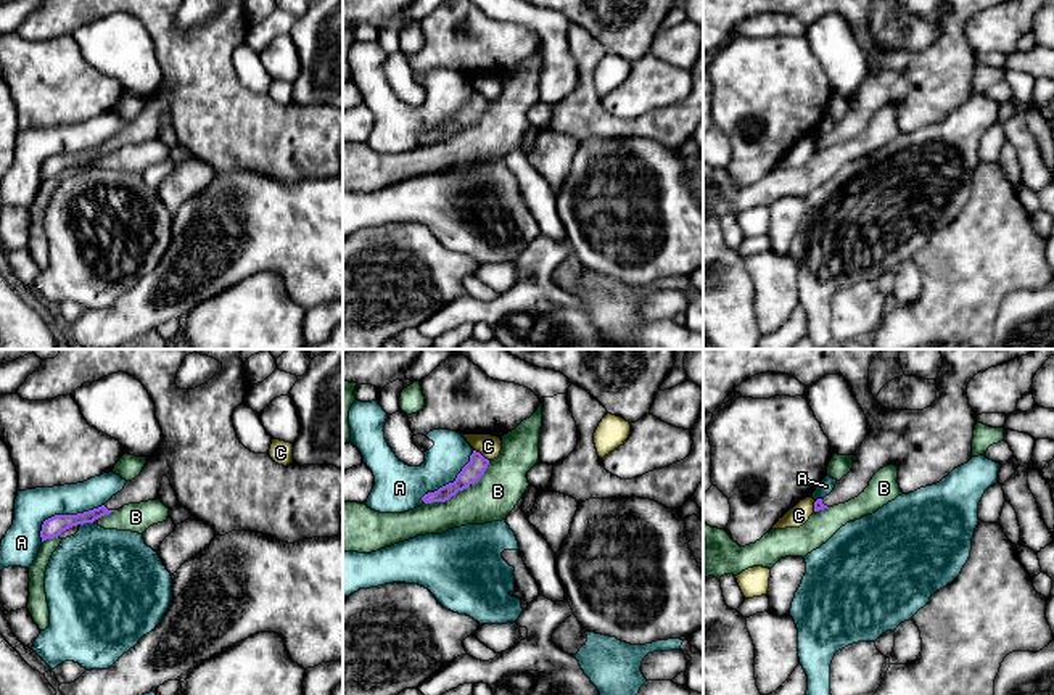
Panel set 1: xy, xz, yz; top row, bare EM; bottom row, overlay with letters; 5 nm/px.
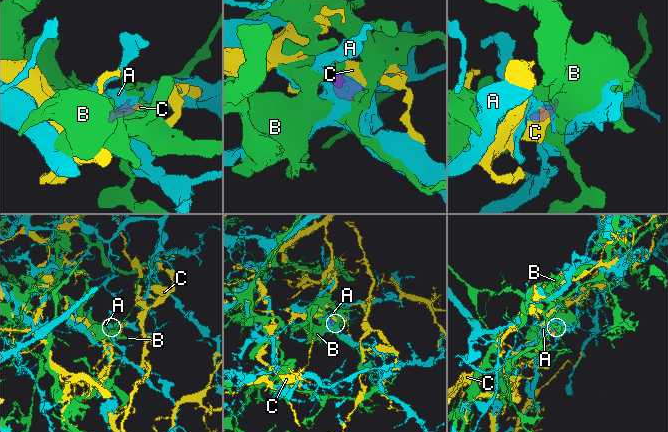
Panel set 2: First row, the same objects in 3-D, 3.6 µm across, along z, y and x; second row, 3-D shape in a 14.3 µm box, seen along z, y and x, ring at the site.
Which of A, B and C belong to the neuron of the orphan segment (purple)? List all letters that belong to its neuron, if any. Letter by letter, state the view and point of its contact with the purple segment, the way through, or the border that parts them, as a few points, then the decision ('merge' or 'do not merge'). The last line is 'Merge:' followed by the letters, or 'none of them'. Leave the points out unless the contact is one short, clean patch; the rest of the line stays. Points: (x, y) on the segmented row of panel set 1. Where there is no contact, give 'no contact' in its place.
A: meets purple in xy at (63, 515); do not merge
B: meets purple in xz at (446, 499); do not merge
C: meets purple in xz at (480, 454); border along xz (473, 449), (488, 460); do not merge
Merge: none of them

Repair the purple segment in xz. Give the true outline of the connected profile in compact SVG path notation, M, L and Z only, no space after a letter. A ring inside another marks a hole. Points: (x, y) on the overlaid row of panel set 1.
M473 450L470 462L462 468L454 483L449 483L434 492L425 494L422 500L425 504L449 500L459 491L463 491L470 484L475 484L484 475L488 465L489 460L484 459L480 452Z

